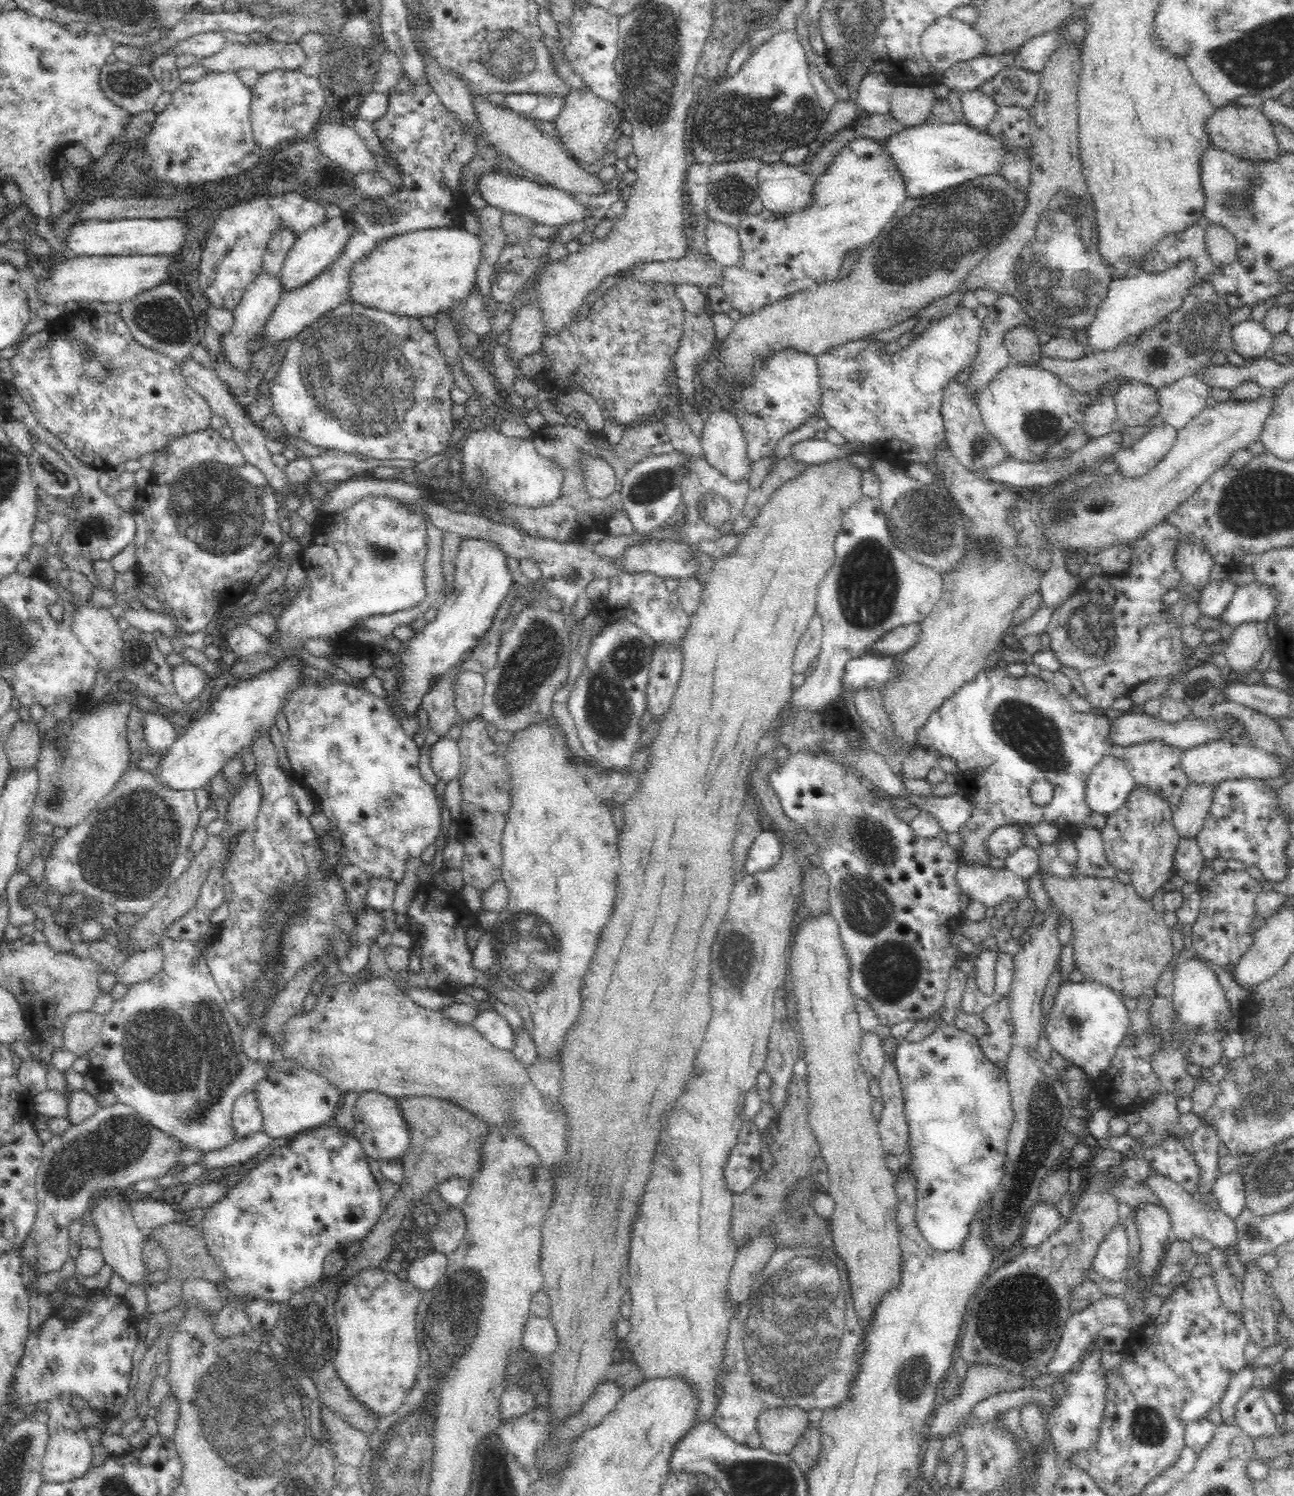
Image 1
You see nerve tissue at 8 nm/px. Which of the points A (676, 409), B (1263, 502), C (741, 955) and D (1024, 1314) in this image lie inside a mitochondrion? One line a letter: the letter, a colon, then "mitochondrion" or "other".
A: other
B: mitochondrion
C: mitochondrion
D: mitochondrion

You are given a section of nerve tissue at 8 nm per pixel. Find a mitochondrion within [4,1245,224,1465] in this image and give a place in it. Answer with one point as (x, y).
(49, 1371)

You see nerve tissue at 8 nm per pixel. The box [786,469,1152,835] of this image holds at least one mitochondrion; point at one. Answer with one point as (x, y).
(1090, 633)

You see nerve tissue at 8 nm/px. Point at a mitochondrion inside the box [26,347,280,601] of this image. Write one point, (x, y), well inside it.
(216, 510)

